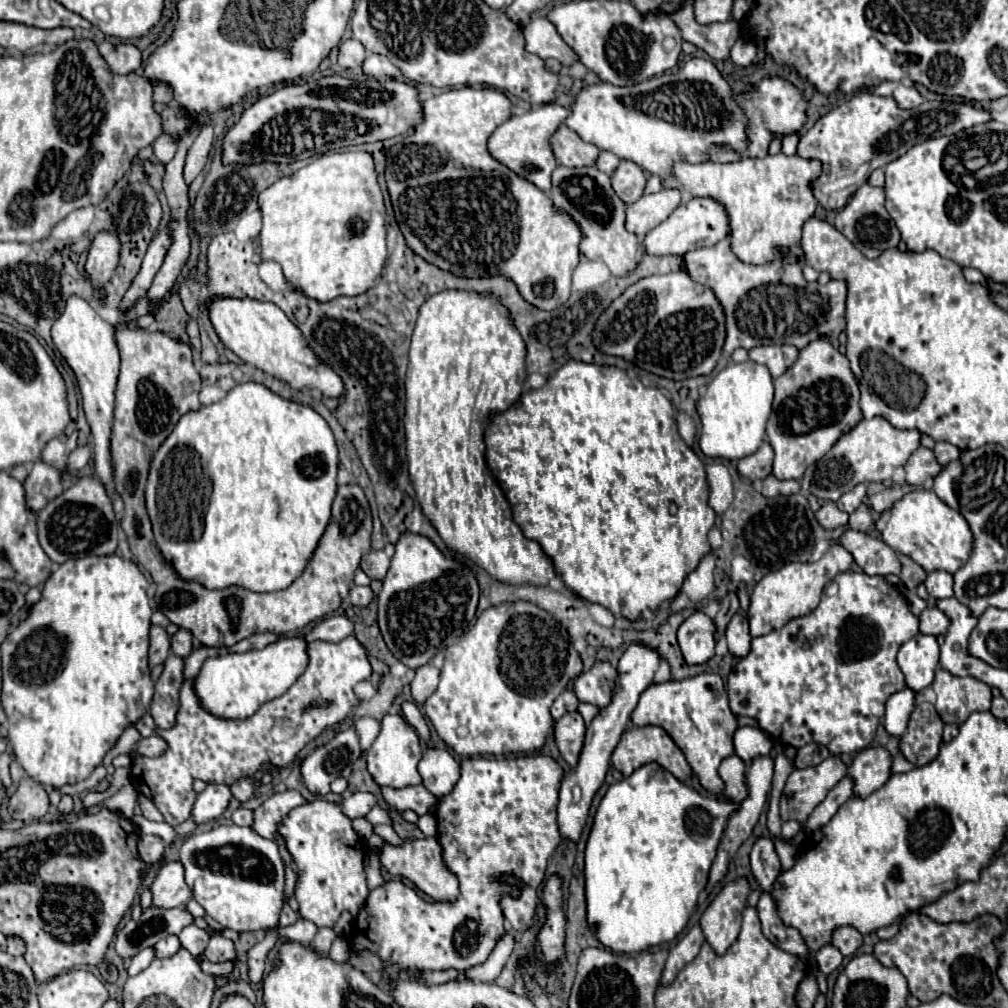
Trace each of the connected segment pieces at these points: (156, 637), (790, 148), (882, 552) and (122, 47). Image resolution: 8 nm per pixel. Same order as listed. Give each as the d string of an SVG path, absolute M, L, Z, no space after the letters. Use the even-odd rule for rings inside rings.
M162 626L150 628L150 668L162 664L170 654L170 636Z
M790 134L790 136L784 136L784 138L782 138L782 152L784 152L786 156L792 156L792 154L796 154L796 146L798 146L798 140L800 140L800 136L798 136L798 134Z
M842 532L838 540L830 540L830 544L844 546L856 560L856 564L870 576L888 576L900 574L898 554L880 538L872 538L864 532Z
M104 40L102 44L98 44L98 50L108 62L110 70L116 74L134 72L142 64L142 54L134 44L112 44Z

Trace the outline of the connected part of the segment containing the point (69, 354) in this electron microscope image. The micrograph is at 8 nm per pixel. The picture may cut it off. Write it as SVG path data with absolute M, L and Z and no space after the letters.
M70 296L66 302L66 310L52 326L52 340L68 366L74 370L80 392L82 392L82 406L86 412L86 420L92 428L92 444L94 444L94 472L96 478L106 486L108 494L114 500L118 518L122 514L122 500L114 488L114 470L112 470L112 456L110 456L110 434L114 422L114 388L120 370L120 356L118 346L114 340L114 326L100 320L94 308L78 296Z

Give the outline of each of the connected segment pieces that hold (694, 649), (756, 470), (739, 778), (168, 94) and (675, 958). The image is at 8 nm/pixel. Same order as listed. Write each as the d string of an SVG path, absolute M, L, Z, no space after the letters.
M702 610L688 616L678 628L678 644L686 664L704 664L714 656L716 626Z
M764 442L754 454L738 460L738 472L750 480L766 478L768 474L772 474L772 460L774 460L774 450L770 442Z
M732 754L726 760L722 760L718 772L720 772L720 778L724 780L724 790L720 796L730 802L742 802L748 796L746 784L744 784L746 762L740 756Z
M156 82L156 84L154 84L154 102L168 104L170 100L172 100L172 88L170 88L168 84Z
M696 924L688 930L688 934L670 950L670 956L668 956L668 962L666 962L666 968L662 972L662 984L670 984L676 974L688 964L692 962L698 952L700 952L700 946L704 942L704 934L702 934L702 928Z

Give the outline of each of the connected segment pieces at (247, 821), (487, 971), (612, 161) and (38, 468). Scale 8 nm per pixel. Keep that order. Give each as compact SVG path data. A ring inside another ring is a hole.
M238 808L238 810L234 810L232 820L234 820L234 824L238 824L238 826L250 826L250 824L254 822L254 812L248 810L248 808Z
M506 930L502 934L502 938L498 940L498 944L494 946L488 960L484 964L478 964L478 966L466 970L466 976L474 982L494 982L500 976L502 966L506 964L508 956L512 952L512 946L514 946L514 934Z
M602 152L600 158L598 158L598 162L596 162L596 168L602 170L602 172L606 172L608 176L612 176L618 164L620 164L620 158L618 156L614 156L612 152Z
M36 462L28 474L28 480L24 482L24 488L28 506L38 512L64 492L64 470L58 470L46 462Z

